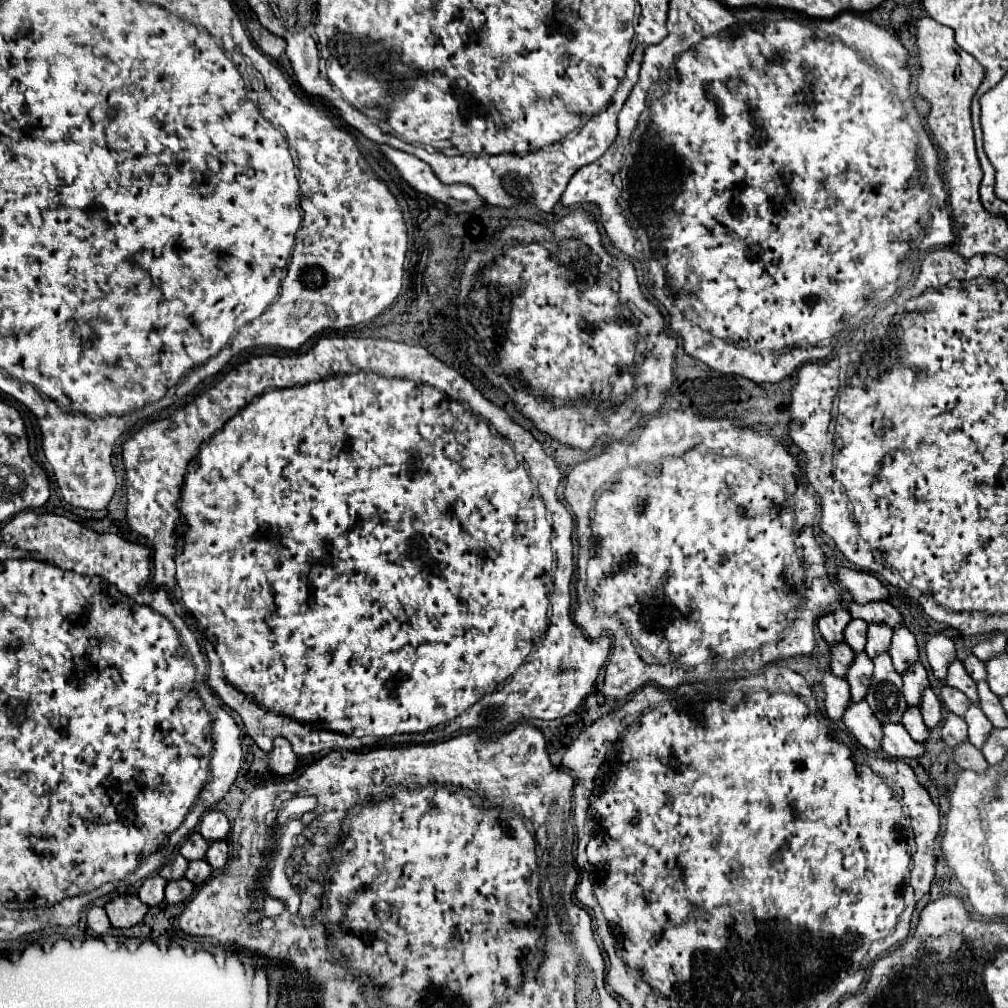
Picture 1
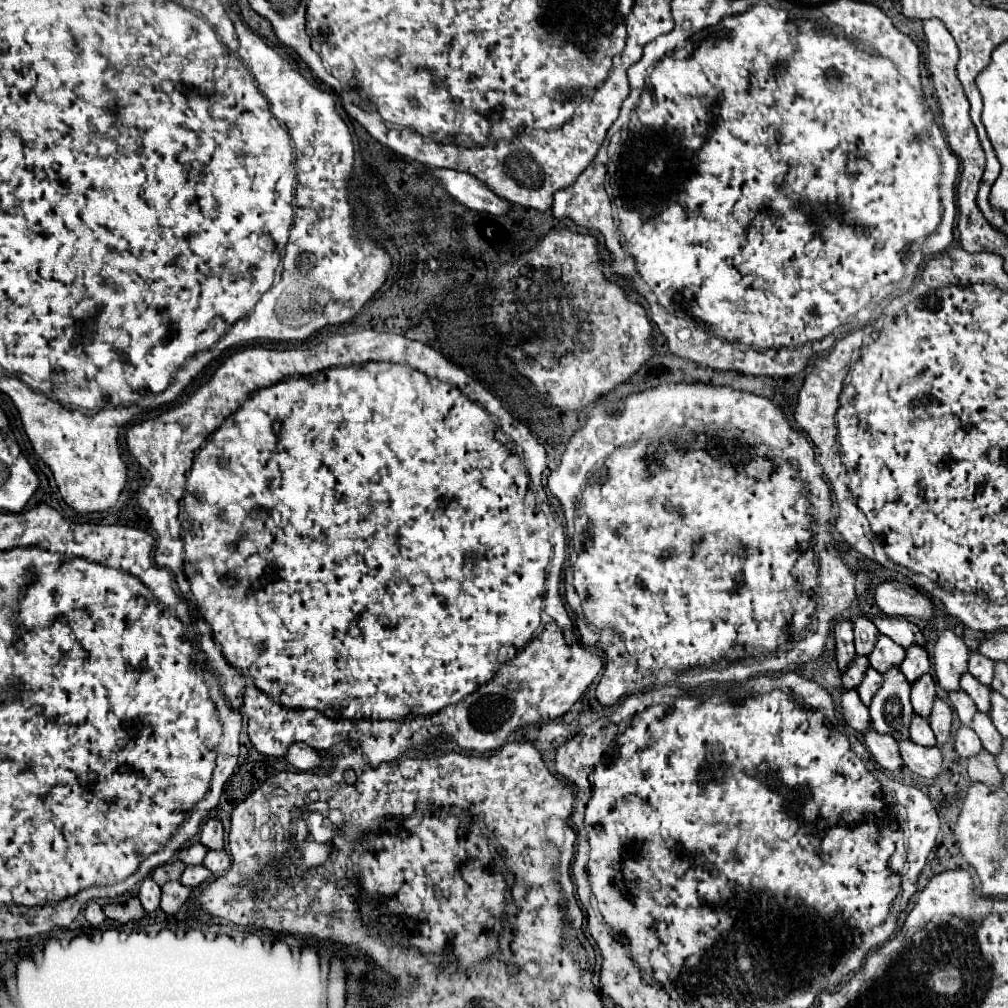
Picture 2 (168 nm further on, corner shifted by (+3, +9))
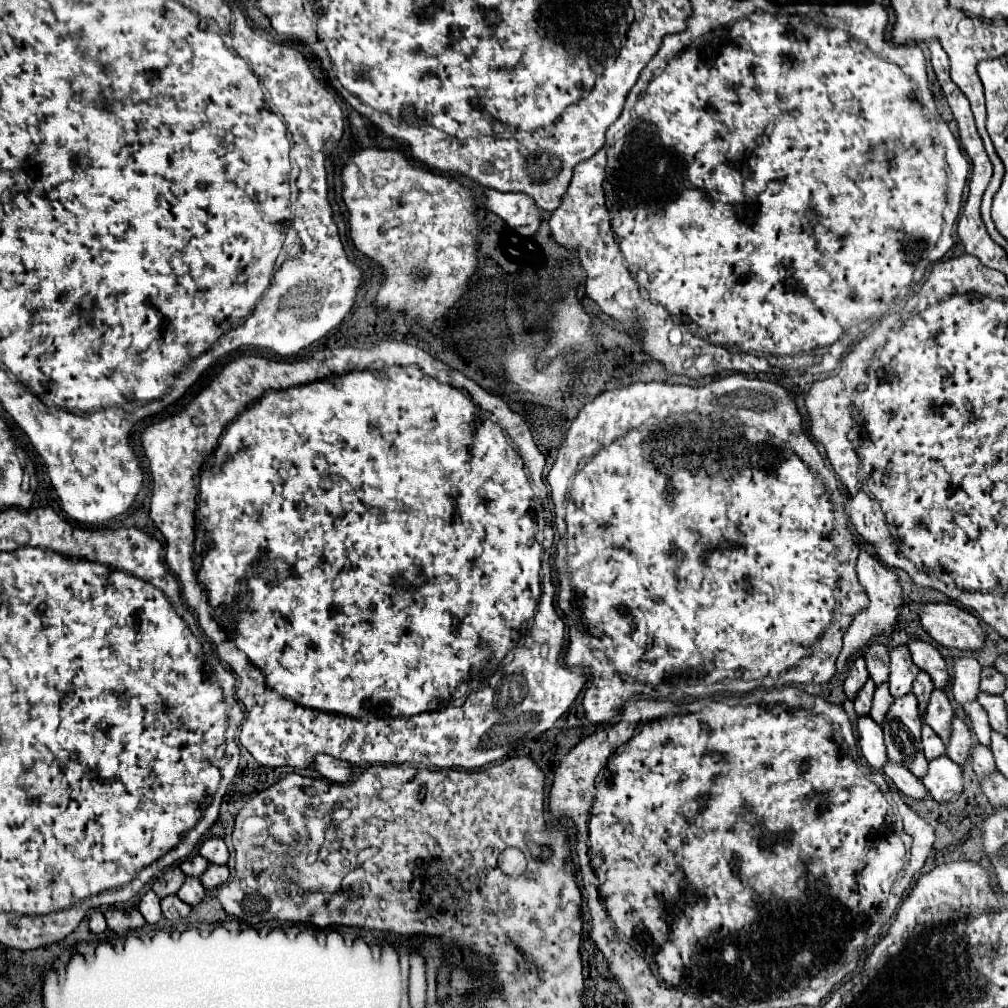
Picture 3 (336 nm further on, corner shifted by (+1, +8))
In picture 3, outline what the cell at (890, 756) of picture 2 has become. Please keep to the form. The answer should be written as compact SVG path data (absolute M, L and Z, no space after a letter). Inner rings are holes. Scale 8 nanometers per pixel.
M887 762L887 768L883 768L883 774L893 782L893 786L901 794L905 794L905 796L909 796L913 800L925 800L927 798L927 790L923 788L921 780L911 776L911 772L907 772L907 768L903 768L901 764Z

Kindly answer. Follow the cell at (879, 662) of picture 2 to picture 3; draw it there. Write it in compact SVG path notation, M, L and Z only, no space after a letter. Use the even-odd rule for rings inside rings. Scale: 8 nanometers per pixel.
M897 646L891 650L891 666L889 666L889 690L893 698L905 696L913 688L913 680L919 674L919 668L911 660L911 652L907 646Z

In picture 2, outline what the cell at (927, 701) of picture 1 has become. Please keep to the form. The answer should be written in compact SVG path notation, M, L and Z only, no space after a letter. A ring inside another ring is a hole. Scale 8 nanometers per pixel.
M935 699L931 715L929 715L929 725L937 737L937 743L945 743L951 735L951 723L953 723L953 715L951 715L951 707L943 701L943 699Z

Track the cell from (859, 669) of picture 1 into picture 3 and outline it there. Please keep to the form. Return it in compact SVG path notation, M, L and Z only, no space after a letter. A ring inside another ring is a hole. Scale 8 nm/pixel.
M881 684L877 690L875 690L875 696L873 696L873 708L871 708L871 718L877 722L877 724L883 724L885 716L887 716L887 710L889 706L893 704L893 696L887 688L887 684Z

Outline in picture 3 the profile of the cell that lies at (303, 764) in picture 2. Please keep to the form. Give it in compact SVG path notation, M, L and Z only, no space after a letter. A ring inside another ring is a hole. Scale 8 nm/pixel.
M319 754L319 756L317 756L315 770L317 770L323 778L327 778L327 780L331 780L331 782L339 782L339 784L351 780L351 774L353 774L349 762L331 758L331 756L327 756L327 754Z

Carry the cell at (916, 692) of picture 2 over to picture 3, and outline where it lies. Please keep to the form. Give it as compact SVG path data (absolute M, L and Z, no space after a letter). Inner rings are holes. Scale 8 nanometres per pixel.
M933 690L931 702L929 702L927 712L923 716L923 722L935 730L935 734L943 740L945 746L951 736L951 720L953 720L953 708L949 704L949 698L943 692Z

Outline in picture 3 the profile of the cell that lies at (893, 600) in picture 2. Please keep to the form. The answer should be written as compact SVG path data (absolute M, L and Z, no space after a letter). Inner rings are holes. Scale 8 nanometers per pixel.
M925 604L921 624L933 640L947 648L977 652L985 646L985 632L979 620L953 604Z

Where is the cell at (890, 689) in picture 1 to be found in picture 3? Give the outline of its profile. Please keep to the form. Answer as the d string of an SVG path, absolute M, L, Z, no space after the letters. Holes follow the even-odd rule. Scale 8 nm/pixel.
M901 696L895 698L883 722L885 746L891 762L903 764L913 776L923 778L927 774L927 758L921 746L921 714L917 708L917 698Z

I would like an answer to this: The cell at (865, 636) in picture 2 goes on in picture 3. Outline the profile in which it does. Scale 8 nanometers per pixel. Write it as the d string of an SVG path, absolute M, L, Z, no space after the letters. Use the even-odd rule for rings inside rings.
M869 644L867 652L865 652L865 662L867 662L867 670L871 680L875 682L875 686L885 684L889 678L889 652L883 644Z

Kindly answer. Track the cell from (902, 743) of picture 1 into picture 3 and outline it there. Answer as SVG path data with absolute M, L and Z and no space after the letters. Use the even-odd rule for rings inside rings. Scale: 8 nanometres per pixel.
M939 756L939 760L931 760L929 772L921 782L925 784L931 798L939 804L951 804L963 792L963 772L947 756Z

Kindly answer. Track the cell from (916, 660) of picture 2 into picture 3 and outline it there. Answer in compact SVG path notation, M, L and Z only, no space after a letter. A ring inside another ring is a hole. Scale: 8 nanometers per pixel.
M919 672L917 678L915 678L915 684L913 684L913 694L915 694L917 700L919 700L919 712L921 712L921 714L925 714L925 710L927 710L931 692L933 692L931 678L927 676L927 672Z

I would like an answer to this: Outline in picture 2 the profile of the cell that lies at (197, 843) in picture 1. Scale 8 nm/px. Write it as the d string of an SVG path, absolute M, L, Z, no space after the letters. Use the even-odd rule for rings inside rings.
M193 841L187 847L179 849L177 851L177 857L183 859L185 865L197 865L197 863L203 861L205 853L207 853L207 847L203 847L203 843L199 843L199 841Z

